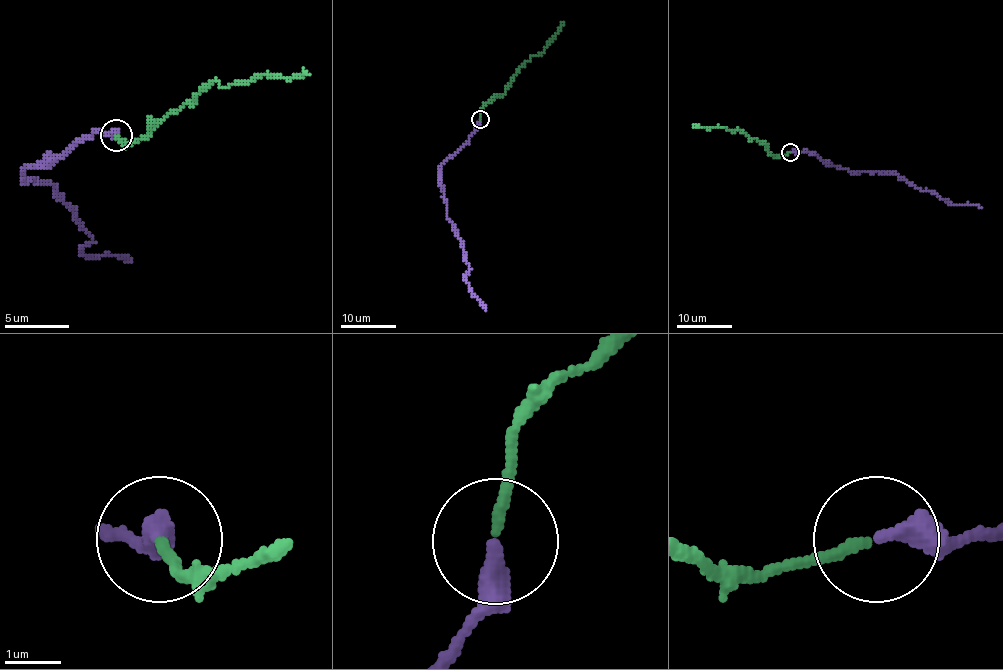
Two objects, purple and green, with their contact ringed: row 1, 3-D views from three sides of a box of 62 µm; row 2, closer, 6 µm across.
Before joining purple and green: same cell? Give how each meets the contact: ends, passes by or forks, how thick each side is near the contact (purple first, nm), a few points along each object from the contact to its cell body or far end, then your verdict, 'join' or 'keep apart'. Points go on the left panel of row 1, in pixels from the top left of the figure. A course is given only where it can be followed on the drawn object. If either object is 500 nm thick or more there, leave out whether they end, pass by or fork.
purple ends; green ends; calibres 360 and 190 nm; course purple (115, 136), (86, 136), (21, 178), (44, 181), (73, 210), (93, 239), (80, 252), (131, 262); course green (115, 136), (122, 142), (144, 139), (173, 110), (190, 103), (215, 81), (228, 87), (264, 74), (309, 74); keep apart

